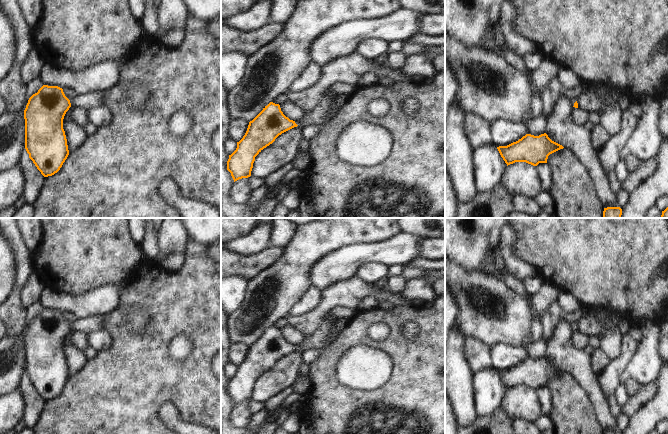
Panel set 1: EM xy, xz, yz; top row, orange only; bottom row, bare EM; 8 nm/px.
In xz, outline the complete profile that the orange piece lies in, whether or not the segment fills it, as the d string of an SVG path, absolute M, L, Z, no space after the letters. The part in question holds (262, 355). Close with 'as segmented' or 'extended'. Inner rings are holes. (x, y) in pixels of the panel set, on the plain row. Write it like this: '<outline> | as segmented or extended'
M324 315L315 331L299 344L293 345L281 335L280 329L270 326L249 346L243 362L237 366L236 374L229 379L227 394L235 405L251 400L255 381L267 370L272 368L282 357L299 350L318 349L322 344L331 342L336 334L335 318Z | extended

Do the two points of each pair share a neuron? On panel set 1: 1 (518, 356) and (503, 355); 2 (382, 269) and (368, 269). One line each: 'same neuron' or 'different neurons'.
1: same neuron
2: same neuron

